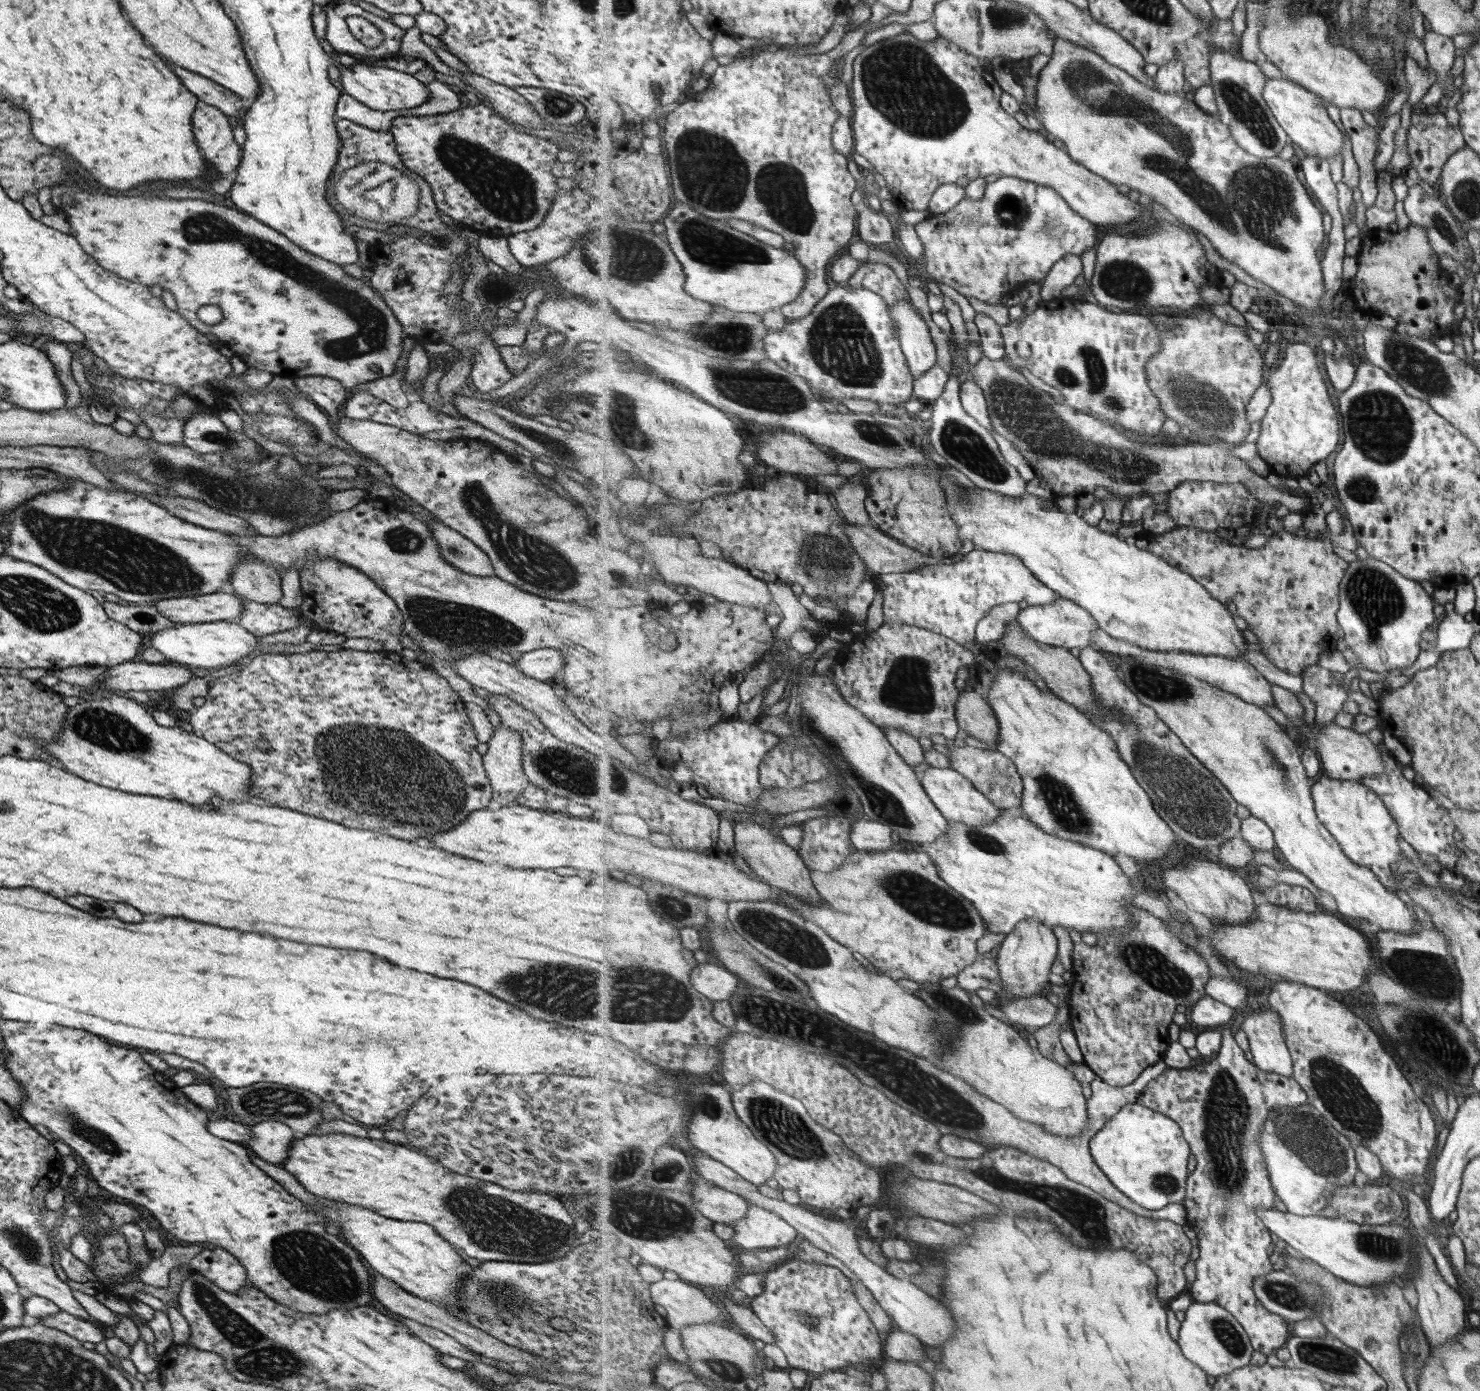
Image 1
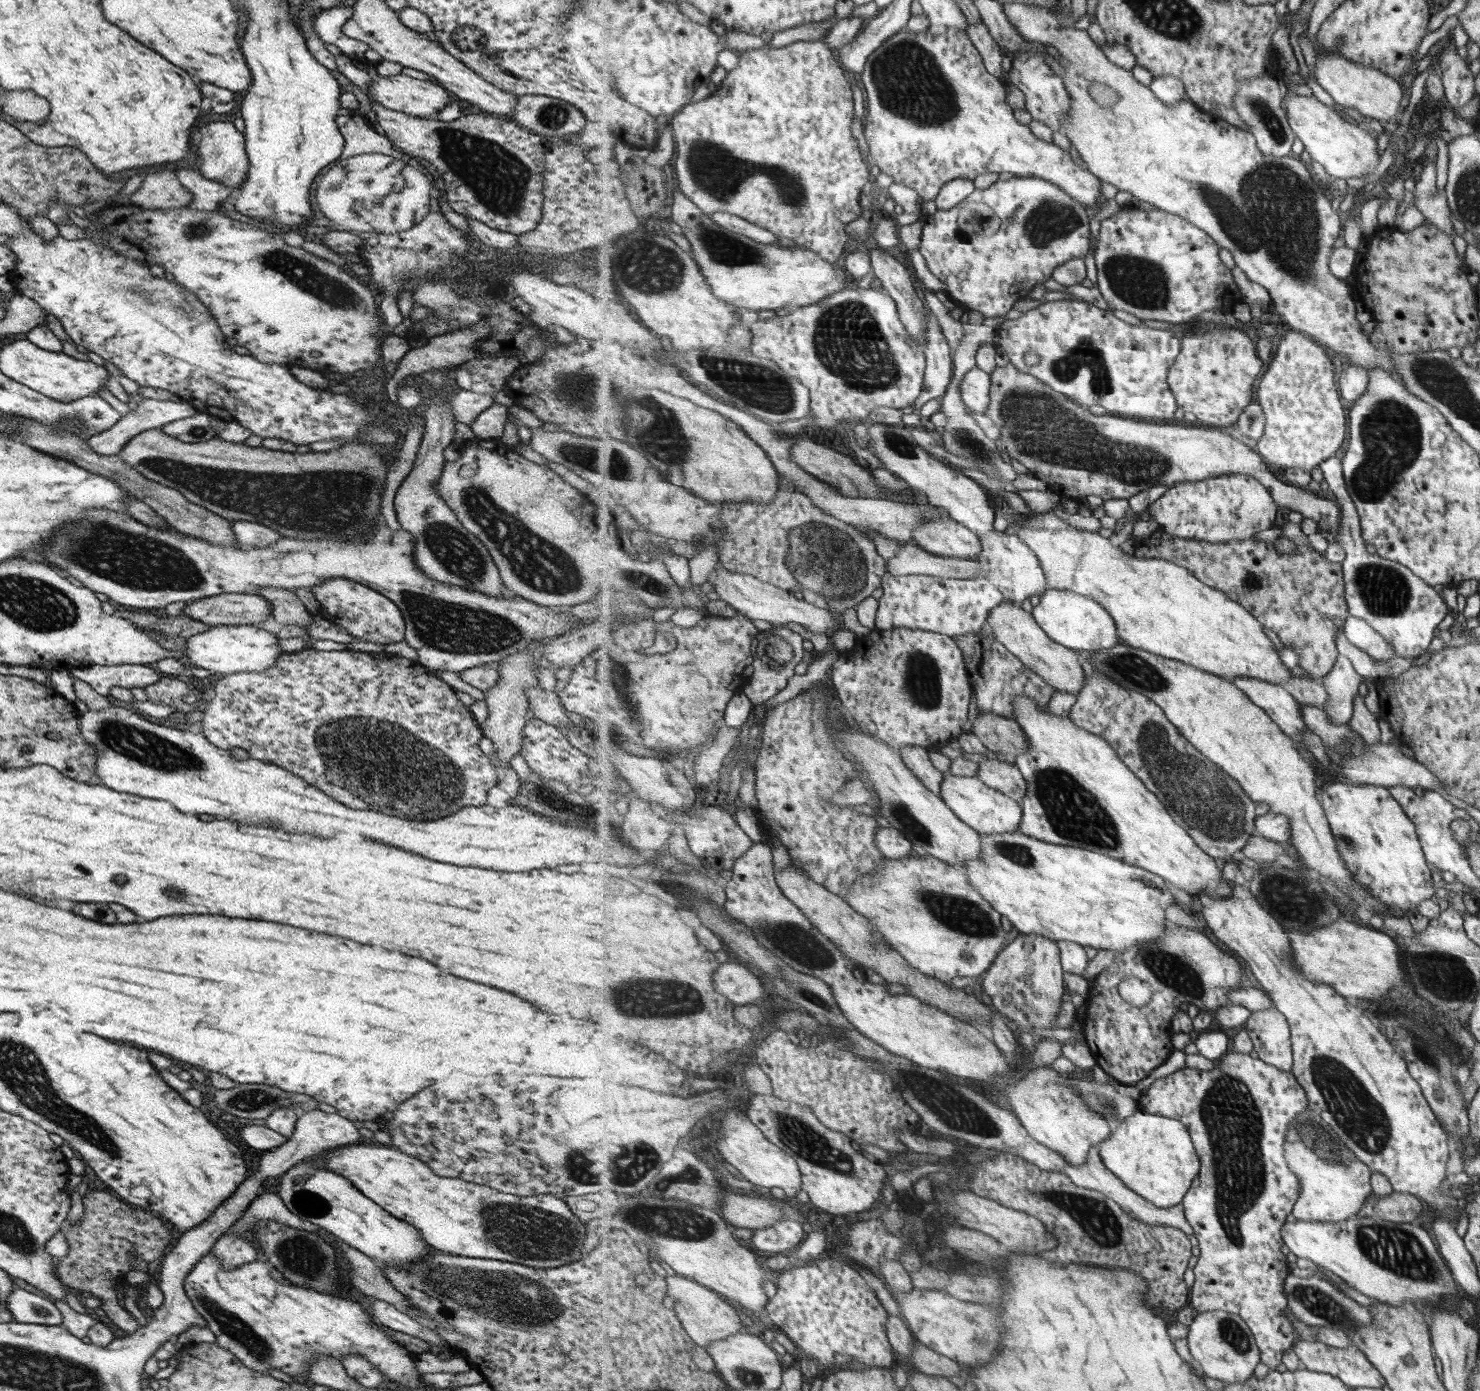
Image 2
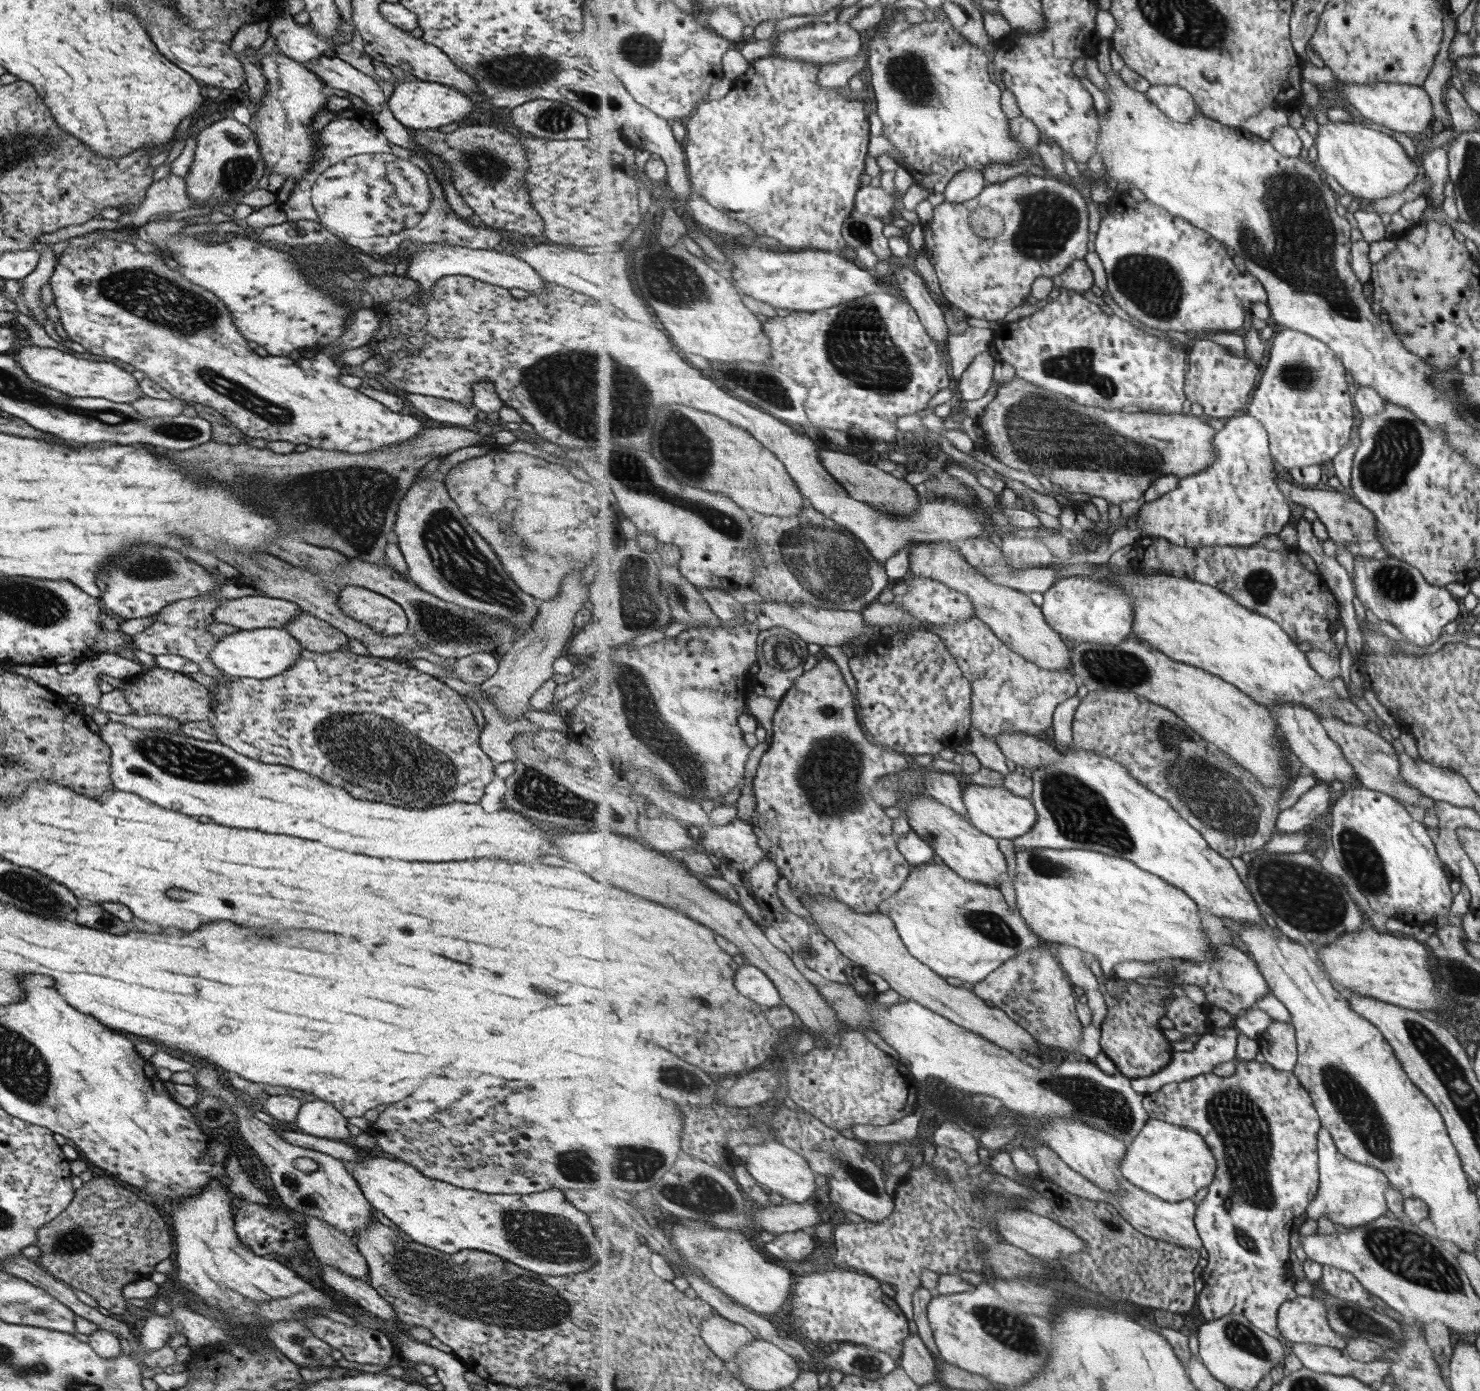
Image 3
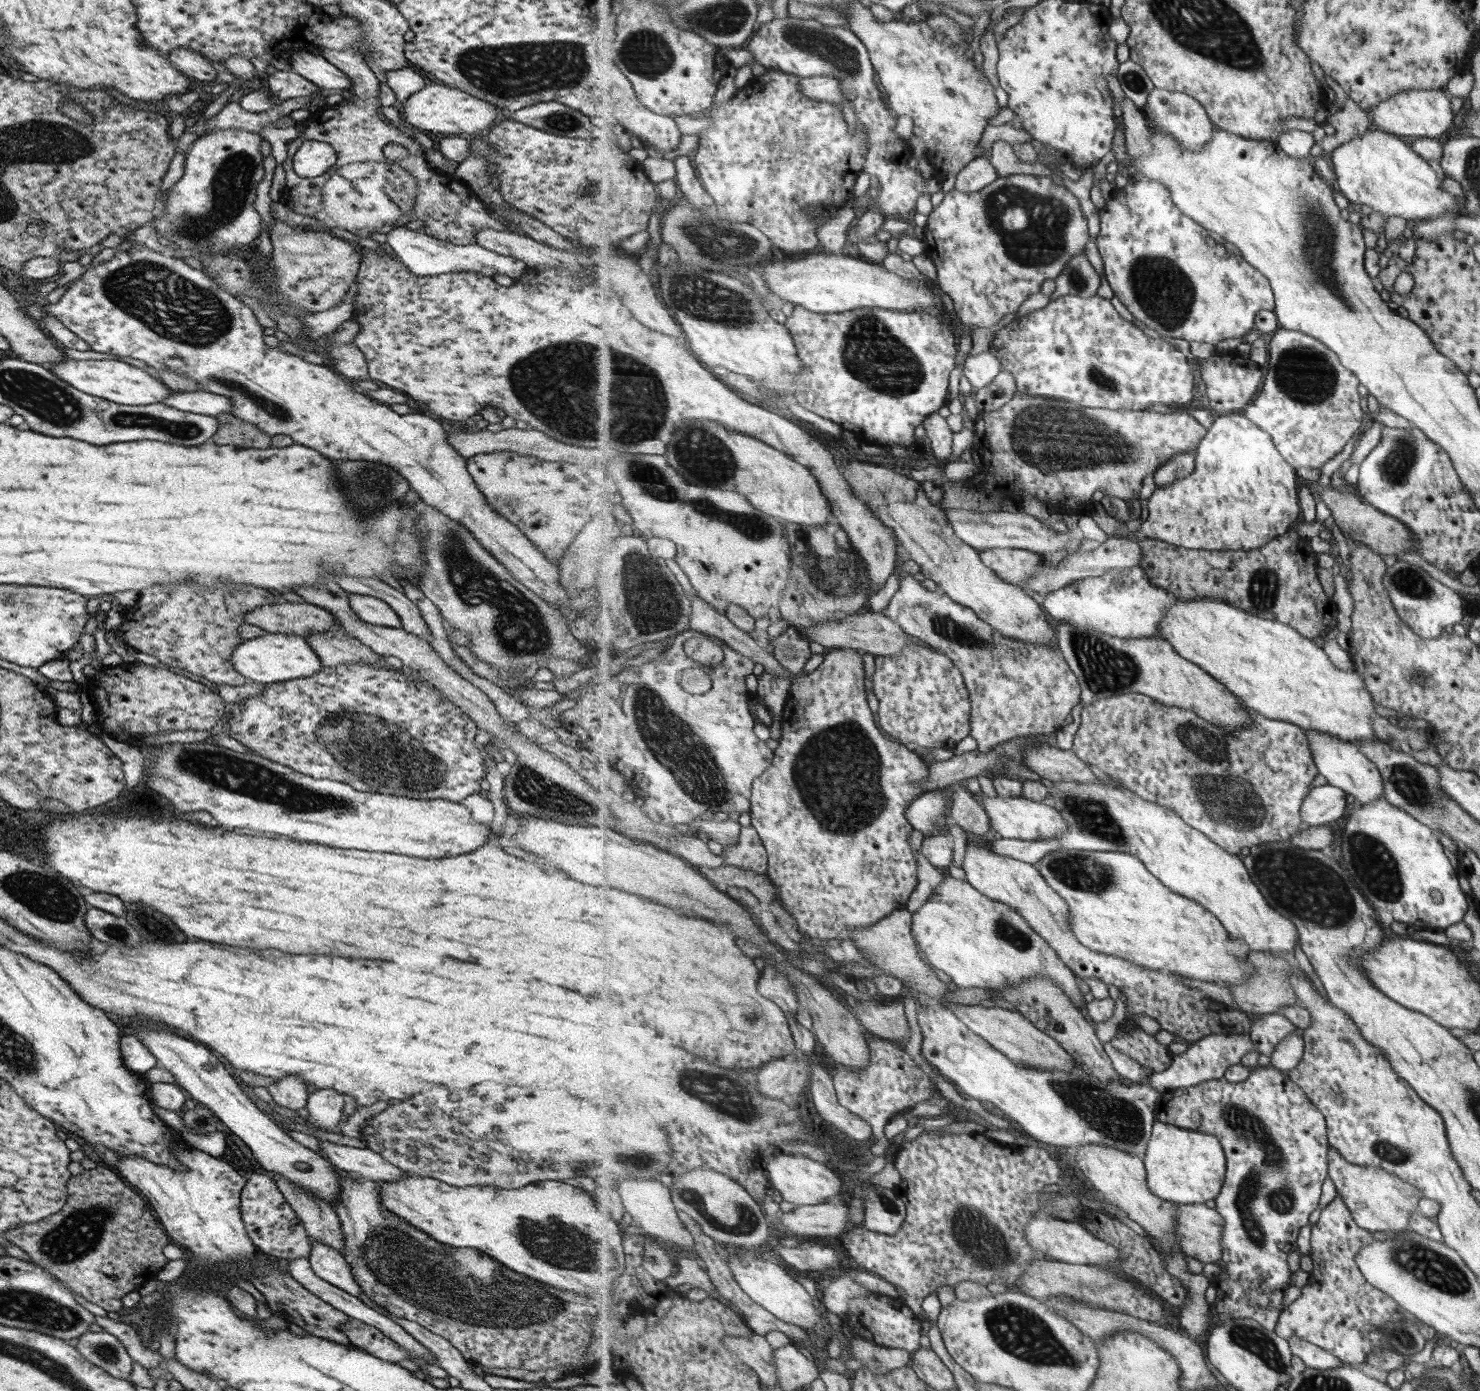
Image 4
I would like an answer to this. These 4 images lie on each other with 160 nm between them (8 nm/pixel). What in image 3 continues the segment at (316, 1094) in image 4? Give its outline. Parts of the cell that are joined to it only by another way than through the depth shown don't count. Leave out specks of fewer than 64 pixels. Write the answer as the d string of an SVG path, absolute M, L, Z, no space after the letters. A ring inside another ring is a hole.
M321 1100L305 1102L297 1112L294 1126L301 1133L336 1140L347 1138L347 1120L331 1104Z

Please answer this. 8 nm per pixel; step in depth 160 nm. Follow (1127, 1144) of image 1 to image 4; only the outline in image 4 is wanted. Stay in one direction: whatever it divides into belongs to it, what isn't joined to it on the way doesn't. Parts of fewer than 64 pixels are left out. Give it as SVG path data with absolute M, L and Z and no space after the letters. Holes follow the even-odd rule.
M1157 1120L1147 1155L1142 1159L1146 1163L1150 1189L1169 1202L1176 1204L1205 1204L1209 1200L1215 1201L1222 1193L1227 1176L1228 1161L1226 1151L1223 1150L1223 1144L1215 1135L1172 1126Z

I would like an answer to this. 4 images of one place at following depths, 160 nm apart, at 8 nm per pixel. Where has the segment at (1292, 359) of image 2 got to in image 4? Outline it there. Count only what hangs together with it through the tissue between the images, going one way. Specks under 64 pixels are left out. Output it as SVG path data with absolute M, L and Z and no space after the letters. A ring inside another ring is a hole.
M1286 328L1275 332L1270 341L1270 359L1267 380L1263 390L1243 414L1257 426L1262 427L1274 438L1274 443L1287 462L1294 468L1318 468L1343 452L1343 448L1351 442L1361 428L1363 422L1363 406L1359 394L1357 375L1349 370L1339 358L1339 355L1311 335Z

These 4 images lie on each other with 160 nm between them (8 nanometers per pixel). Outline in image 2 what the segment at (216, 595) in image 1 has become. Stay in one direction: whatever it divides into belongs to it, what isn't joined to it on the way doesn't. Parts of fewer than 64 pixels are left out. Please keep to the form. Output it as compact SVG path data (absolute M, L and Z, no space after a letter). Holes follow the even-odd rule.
M221 594L187 602L182 611L207 626L255 625L271 616L269 602L254 594Z

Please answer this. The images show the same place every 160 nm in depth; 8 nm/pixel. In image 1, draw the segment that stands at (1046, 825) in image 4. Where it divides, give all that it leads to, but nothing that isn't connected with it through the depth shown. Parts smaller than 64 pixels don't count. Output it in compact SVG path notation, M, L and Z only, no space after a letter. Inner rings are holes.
M930 767L921 774L921 780L931 800L934 800L939 810L942 810L950 821L962 822L969 826L985 826L995 822L996 818L1003 814L1002 808L995 806L995 803L991 802L991 799L971 782L971 779L958 770Z

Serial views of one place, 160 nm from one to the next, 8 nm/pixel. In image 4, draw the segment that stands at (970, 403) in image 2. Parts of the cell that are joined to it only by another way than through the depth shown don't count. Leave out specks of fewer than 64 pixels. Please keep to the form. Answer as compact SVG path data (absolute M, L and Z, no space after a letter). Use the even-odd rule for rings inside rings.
M990 351L977 355L969 354L963 365L964 376L969 378L978 390L991 384L1001 371L999 358Z

